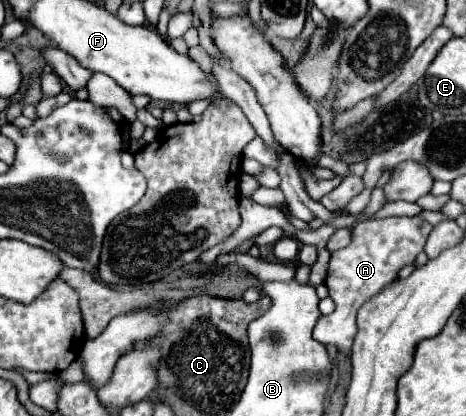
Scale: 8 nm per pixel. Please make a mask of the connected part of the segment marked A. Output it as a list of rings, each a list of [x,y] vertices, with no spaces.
[[[420,216],[414,218],[382,218],[382,220],[366,220],[360,222],[352,230],[350,246],[332,252],[328,262],[328,274],[324,284],[330,290],[330,298],[336,304],[336,310],[328,316],[320,316],[314,326],[314,340],[322,342],[324,346],[332,344],[342,354],[352,352],[352,342],[356,336],[356,312],[360,306],[370,300],[370,296],[378,294],[380,288],[388,286],[392,280],[398,278],[398,272],[404,264],[412,262],[426,244],[432,226],[424,222]]]

